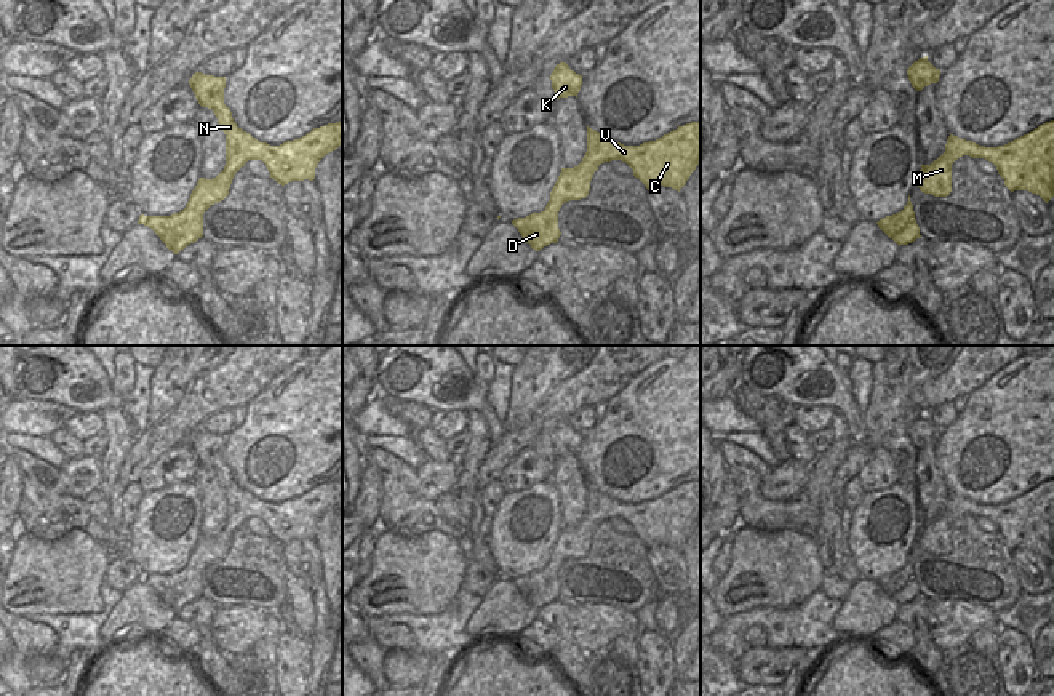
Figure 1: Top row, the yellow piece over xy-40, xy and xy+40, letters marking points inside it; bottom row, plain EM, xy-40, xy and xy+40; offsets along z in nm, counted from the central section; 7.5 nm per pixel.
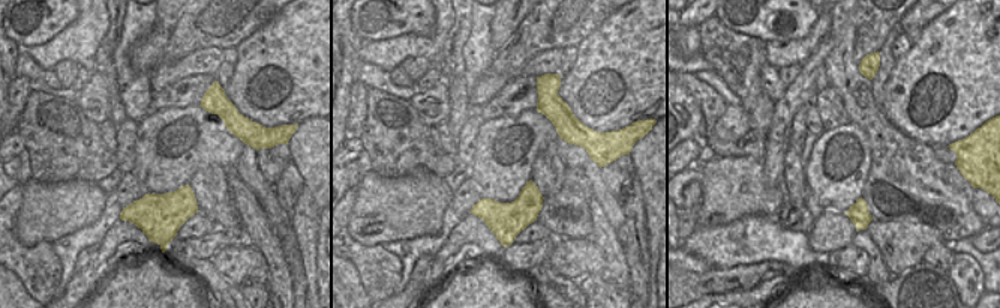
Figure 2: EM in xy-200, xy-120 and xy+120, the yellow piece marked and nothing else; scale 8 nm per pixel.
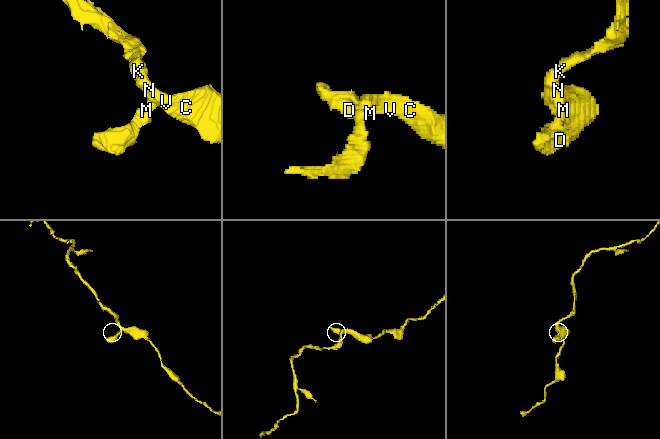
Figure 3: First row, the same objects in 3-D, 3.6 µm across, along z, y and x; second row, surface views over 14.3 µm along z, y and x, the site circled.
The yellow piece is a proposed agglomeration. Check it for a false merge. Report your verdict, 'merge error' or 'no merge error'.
no merge error

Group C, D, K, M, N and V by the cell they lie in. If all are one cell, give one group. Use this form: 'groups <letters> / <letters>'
groups C D K M N V

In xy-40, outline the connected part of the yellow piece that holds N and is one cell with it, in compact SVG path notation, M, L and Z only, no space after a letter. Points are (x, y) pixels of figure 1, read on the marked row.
M195 72L189 85L198 104L214 112L226 134L226 166L213 179L198 179L182 211L171 216L139 216L138 224L150 227L174 254L203 237L203 213L229 195L235 173L248 160L262 160L270 178L281 186L313 181L318 162L342 144L342 122L313 128L305 136L280 146L261 142L237 126L224 104L226 77Z

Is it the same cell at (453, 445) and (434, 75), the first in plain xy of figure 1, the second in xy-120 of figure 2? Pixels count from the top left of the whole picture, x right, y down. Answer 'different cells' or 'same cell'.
same cell

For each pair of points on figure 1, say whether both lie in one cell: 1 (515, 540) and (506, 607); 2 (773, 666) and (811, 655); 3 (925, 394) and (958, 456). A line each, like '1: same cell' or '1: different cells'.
1: different cells
2: same cell
3: different cells

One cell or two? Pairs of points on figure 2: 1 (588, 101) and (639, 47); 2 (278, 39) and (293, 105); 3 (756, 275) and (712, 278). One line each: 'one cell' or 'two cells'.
1: one cell
2: one cell
3: one cell

